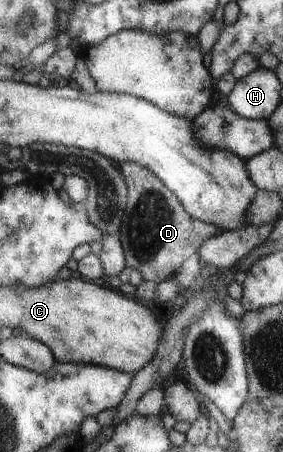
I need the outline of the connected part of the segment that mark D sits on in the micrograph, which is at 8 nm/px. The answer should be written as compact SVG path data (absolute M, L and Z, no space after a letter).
M119 163L119 173L126 185L126 204L117 237L125 265L135 269L144 281L160 282L171 277L181 262L215 233L216 227L191 219L177 198L147 167L139 163Z

